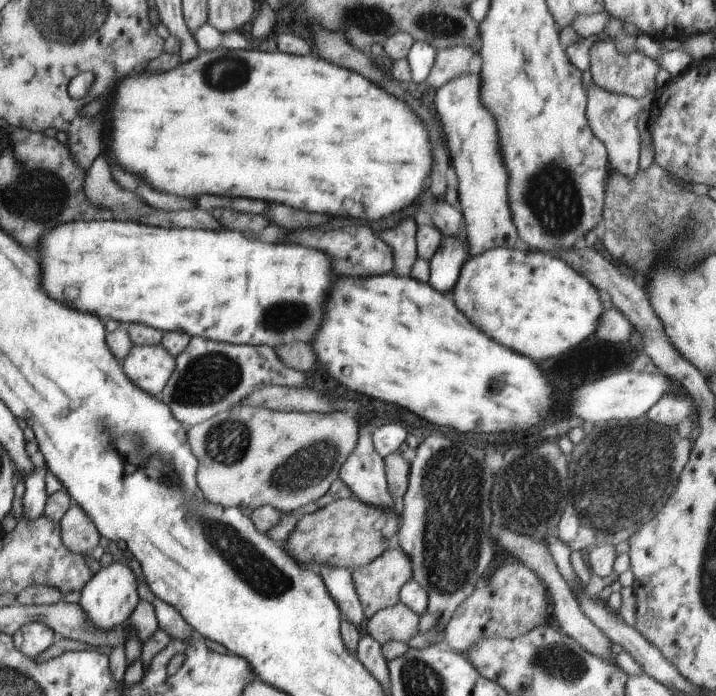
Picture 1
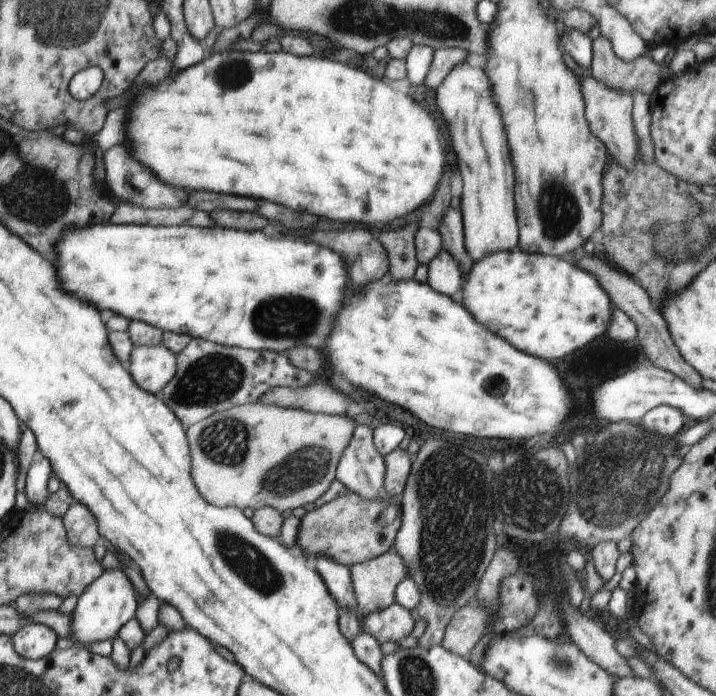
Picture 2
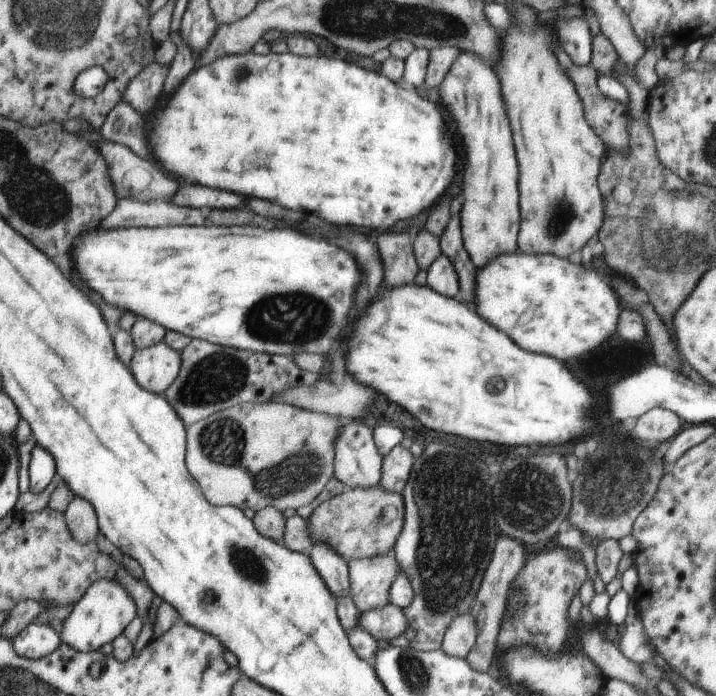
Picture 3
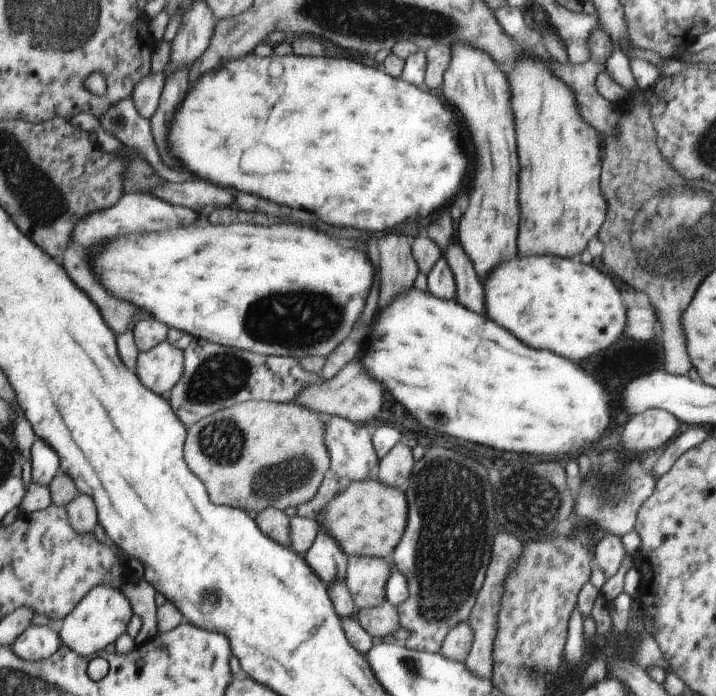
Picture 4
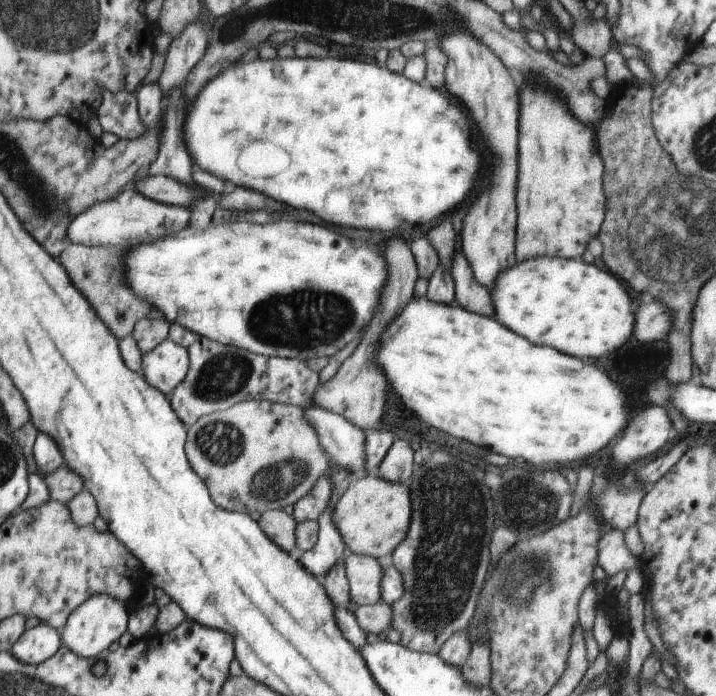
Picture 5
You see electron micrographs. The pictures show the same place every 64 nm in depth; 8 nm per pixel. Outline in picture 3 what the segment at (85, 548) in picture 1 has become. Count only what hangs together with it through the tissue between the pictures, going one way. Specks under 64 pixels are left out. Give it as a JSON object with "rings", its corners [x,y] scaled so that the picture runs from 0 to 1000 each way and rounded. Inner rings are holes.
{"rings":[[[106,713],[96,723],[89,739],[94,756],[106,776],[110,776],[112,780],[133,777],[134,767],[137,767],[137,744],[126,721]]]}

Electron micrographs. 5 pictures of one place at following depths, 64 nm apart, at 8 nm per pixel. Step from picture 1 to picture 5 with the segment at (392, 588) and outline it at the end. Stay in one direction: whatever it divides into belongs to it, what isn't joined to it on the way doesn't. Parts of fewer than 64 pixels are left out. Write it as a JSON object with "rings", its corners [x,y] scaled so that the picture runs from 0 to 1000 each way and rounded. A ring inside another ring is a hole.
{"rings":[[[487,793],[483,795],[480,813],[494,874],[534,865],[531,836],[536,819],[527,802]]]}

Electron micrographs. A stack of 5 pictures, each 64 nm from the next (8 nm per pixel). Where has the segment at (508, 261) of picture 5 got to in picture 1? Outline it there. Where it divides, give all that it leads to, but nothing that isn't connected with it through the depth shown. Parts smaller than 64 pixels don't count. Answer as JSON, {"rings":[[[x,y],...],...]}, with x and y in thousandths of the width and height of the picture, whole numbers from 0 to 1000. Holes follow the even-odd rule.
{"rings":[[[665,103],[644,106],[610,128],[609,158],[617,172],[626,213],[631,221],[631,236],[640,250],[642,293],[648,310],[648,342],[658,368],[690,356],[718,356],[723,348],[723,333],[715,319],[715,305],[709,296],[709,244],[701,233],[698,201],[693,170],[670,147],[670,108]]]}

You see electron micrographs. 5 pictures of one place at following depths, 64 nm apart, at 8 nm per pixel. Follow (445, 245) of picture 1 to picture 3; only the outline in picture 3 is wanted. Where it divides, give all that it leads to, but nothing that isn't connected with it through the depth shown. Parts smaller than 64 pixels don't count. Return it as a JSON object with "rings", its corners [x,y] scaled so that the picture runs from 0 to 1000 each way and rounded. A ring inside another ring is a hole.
{"rings":[[[616,365],[596,389],[596,411],[616,425],[642,431],[640,397],[620,365]]]}

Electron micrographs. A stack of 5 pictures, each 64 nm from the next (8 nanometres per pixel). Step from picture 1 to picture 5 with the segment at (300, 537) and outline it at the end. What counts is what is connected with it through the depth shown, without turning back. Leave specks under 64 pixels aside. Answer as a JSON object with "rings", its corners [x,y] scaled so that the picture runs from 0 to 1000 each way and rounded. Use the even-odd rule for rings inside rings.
{"rings":[[[492,684],[487,697],[482,700],[480,710],[471,717],[468,733],[464,733],[464,747],[469,753],[469,761],[475,764],[480,776],[485,795],[492,793],[501,797],[531,802],[549,796],[553,784],[567,773],[574,750],[574,716],[573,703],[559,694],[542,693],[529,684]]]}

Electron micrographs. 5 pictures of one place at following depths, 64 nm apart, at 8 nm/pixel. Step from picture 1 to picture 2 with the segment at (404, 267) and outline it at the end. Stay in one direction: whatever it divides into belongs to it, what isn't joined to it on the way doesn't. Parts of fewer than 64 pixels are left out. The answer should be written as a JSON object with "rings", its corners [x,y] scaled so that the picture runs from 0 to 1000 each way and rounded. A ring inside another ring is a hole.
{"rings":[[[566,325],[557,330],[534,332],[529,345],[542,362],[545,376],[542,395],[549,402],[580,399],[585,376],[575,328]]]}

